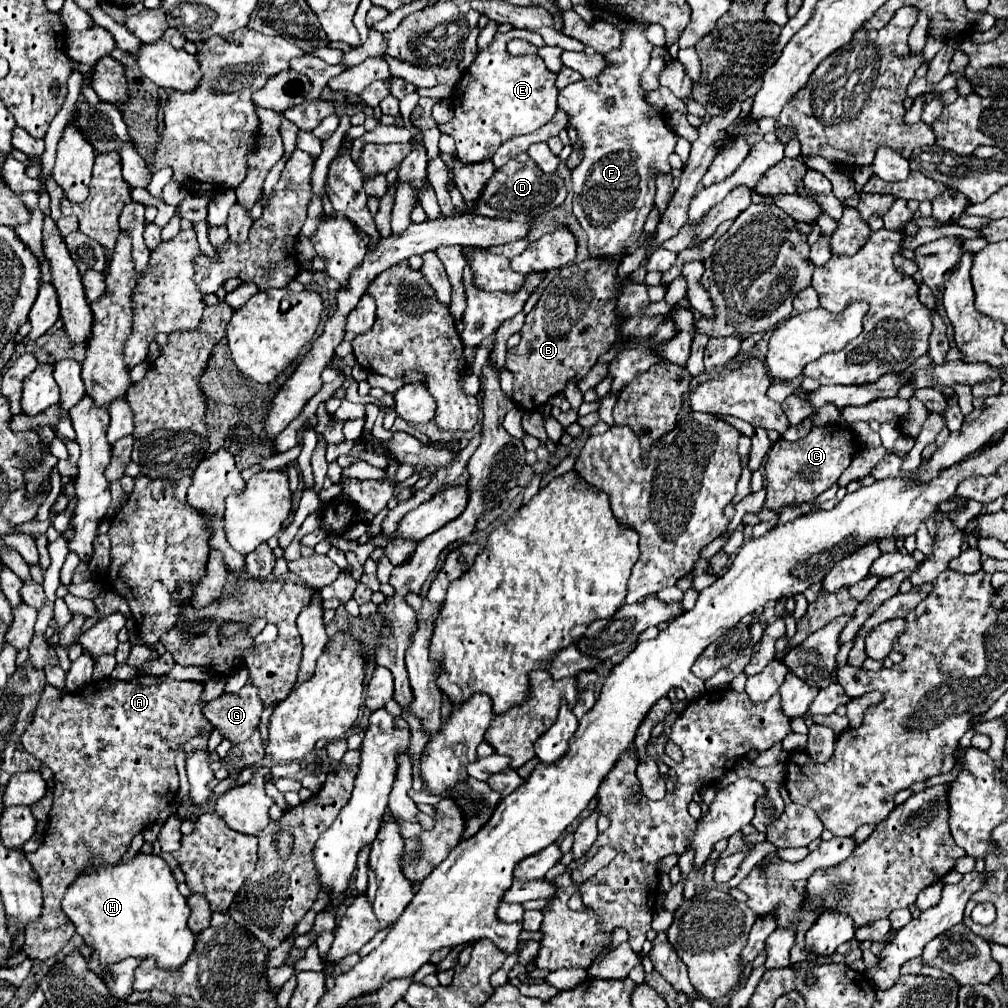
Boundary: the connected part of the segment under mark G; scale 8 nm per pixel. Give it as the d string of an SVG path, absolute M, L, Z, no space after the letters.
M247 682L237 694L221 694L219 698L211 700L205 706L205 712L203 714L221 732L223 738L227 738L231 744L237 744L237 742L247 740L255 732L255 728L261 722L263 708L265 708L265 702L259 696L259 688L253 682Z

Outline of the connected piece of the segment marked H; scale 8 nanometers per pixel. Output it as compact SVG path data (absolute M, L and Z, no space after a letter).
M137 854L125 864L119 862L115 866L97 866L95 870L83 872L63 896L63 912L75 924L83 942L99 956L99 964L103 968L125 958L155 958L157 968L177 970L181 964L185 964L185 960L189 960L189 952L195 948L197 934L189 932L187 898L179 892L169 864L155 854Z

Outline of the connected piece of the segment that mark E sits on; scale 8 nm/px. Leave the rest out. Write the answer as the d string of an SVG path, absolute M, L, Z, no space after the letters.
M511 30L507 34L495 34L489 48L477 54L473 64L463 72L461 82L453 90L451 102L455 108L455 116L449 124L439 124L439 128L441 132L447 132L455 138L457 156L463 162L489 160L505 140L519 134L531 134L555 116L559 94L559 88L555 86L557 74L547 70L543 58L515 58L507 54L507 42L511 38L523 38L531 42L531 36L537 36L539 42L543 42L543 38L531 30Z

